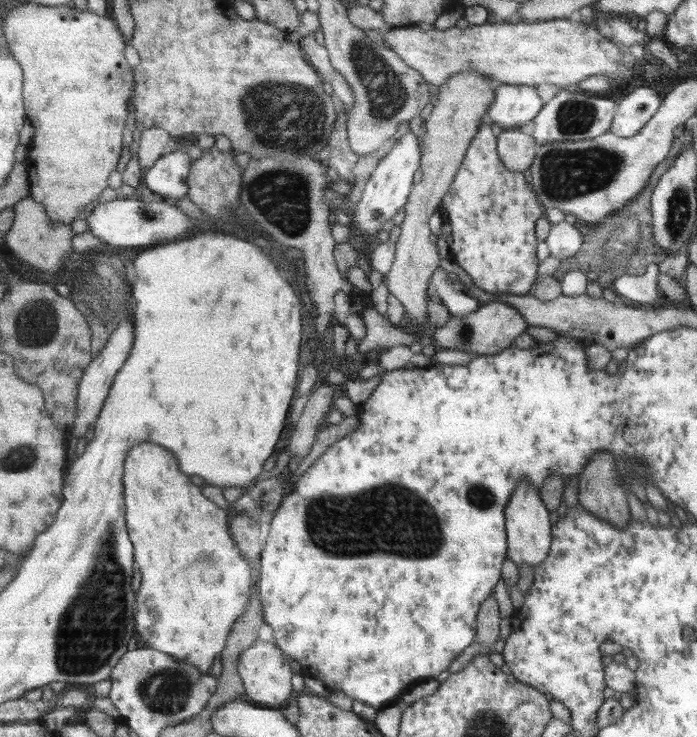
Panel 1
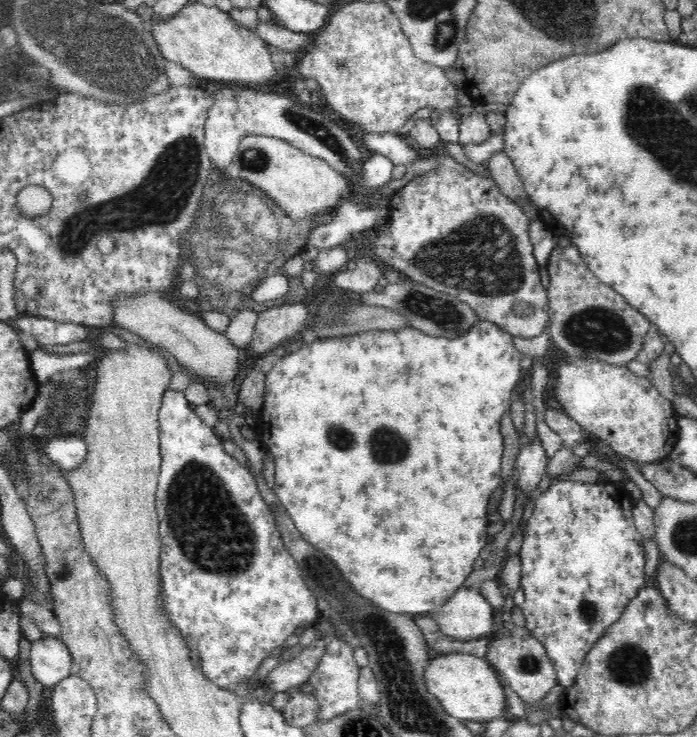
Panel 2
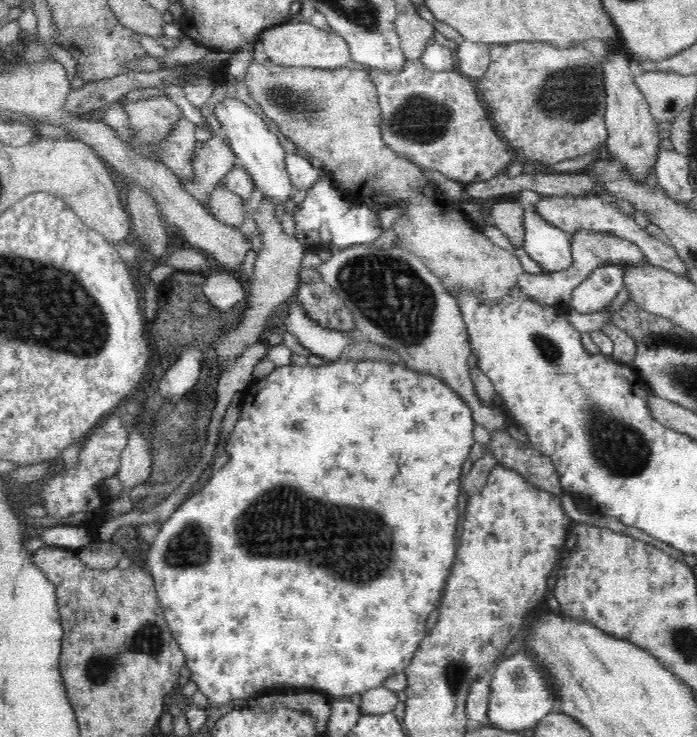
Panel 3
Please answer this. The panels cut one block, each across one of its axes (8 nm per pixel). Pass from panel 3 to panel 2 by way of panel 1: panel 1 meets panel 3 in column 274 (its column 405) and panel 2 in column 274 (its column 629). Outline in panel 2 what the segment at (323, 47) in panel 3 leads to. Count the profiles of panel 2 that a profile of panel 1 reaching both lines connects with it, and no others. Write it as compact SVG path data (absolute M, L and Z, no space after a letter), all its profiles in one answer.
M194 3L188 4L170 18L156 19L150 12L144 17L147 19L146 27L162 56L170 62L181 64L196 79L262 84L276 74L264 39L254 30L246 30L216 5Z

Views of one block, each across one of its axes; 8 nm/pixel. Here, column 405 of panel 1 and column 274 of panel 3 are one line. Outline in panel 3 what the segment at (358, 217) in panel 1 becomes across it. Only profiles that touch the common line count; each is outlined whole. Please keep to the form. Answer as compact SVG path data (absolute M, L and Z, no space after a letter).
M231 93L215 105L213 114L222 126L222 135L226 137L237 156L238 166L246 170L255 189L262 192L263 197L275 207L286 203L294 188L285 163L286 153L278 137L270 132L262 117L246 103L233 98Z

